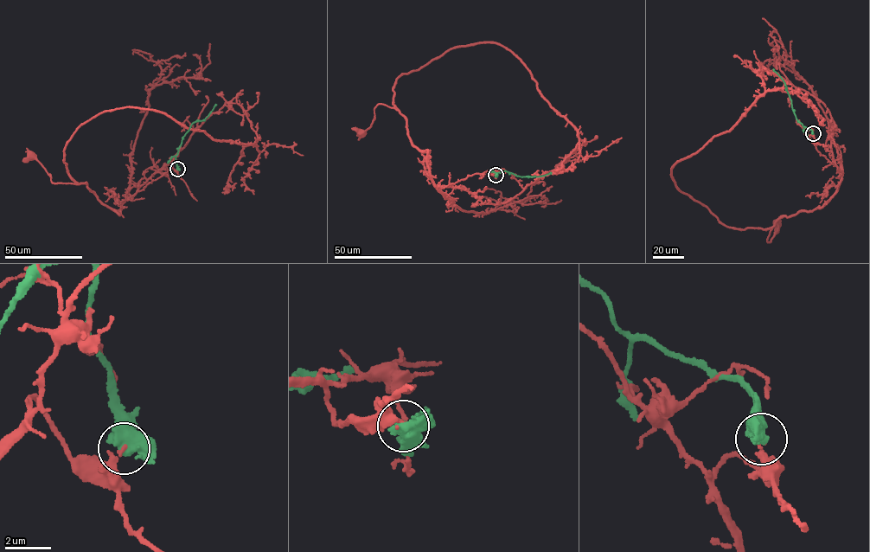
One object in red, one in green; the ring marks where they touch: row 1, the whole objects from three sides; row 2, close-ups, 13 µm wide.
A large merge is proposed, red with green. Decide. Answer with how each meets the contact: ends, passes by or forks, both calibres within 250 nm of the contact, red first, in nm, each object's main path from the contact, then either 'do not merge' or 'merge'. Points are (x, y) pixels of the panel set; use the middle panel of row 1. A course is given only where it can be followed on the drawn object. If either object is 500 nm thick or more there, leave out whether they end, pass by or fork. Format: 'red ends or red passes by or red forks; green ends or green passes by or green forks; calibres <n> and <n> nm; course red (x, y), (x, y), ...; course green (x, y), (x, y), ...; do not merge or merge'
calibres 220 and 600 nm; course red (495, 175), (438, 186), (427, 150), (412, 144), (406, 118), (385, 105), (377, 105), (362, 131); course green (495, 175), (504, 170), (523, 176), (551, 173); do not merge

